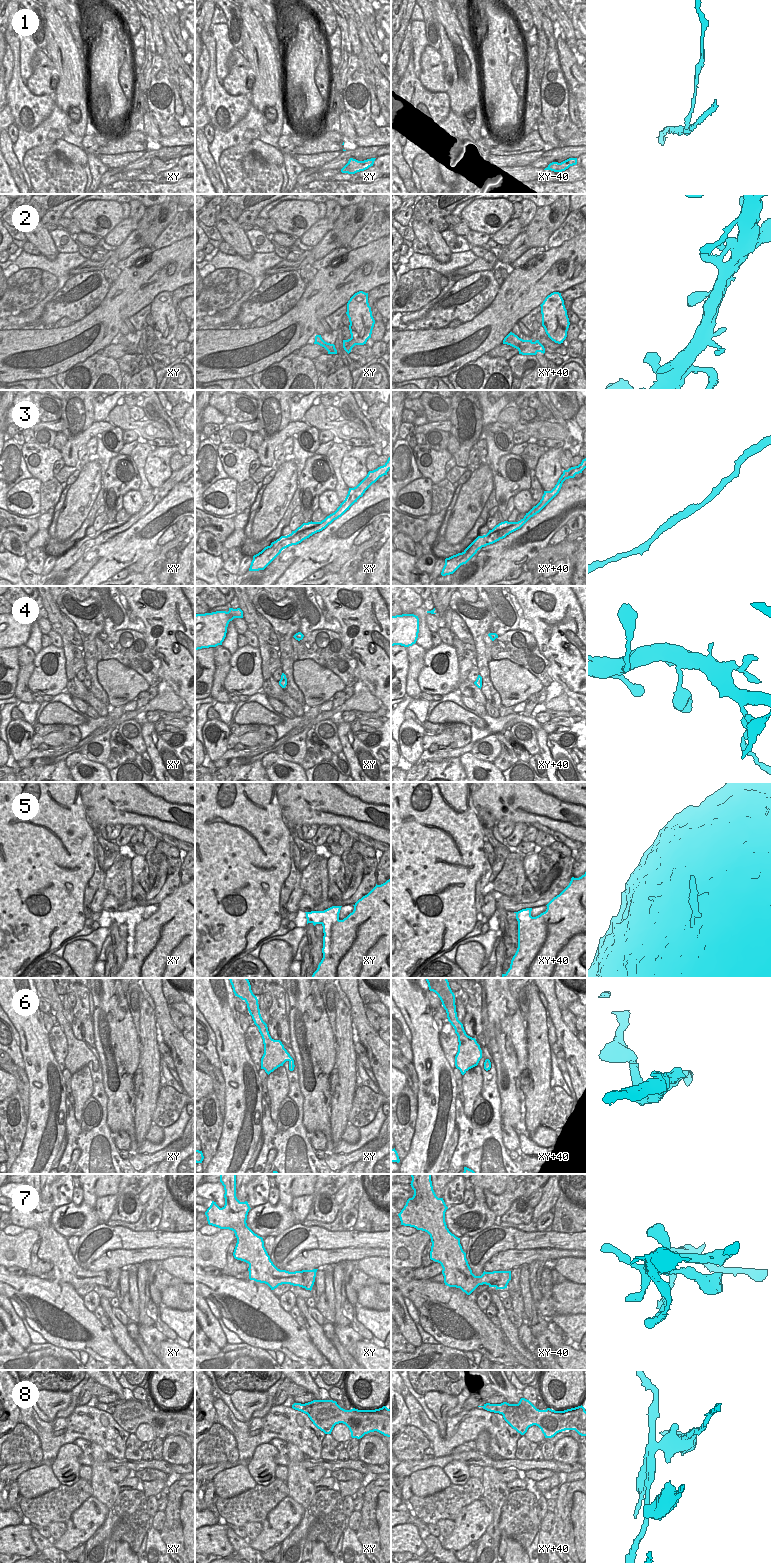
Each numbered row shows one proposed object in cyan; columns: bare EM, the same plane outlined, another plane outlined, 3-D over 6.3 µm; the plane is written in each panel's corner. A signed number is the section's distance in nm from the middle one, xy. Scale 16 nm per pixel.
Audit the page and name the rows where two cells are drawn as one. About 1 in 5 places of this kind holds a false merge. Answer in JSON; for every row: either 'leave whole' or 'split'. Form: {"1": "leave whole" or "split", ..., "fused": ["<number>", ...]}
{"1": "split", "2": "leave whole", "3": "leave whole", "4": "leave whole", "5": "leave whole", "6": "leave whole", "7": "leave whole", "8": "split", "fused": ["1", "8"]}

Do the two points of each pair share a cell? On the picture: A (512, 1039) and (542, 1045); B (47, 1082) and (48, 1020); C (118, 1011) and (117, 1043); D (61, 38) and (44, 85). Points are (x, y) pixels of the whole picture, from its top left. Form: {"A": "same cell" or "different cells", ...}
{"A": "different cells", "B": "different cells", "C": "same cell", "D": "different cells"}

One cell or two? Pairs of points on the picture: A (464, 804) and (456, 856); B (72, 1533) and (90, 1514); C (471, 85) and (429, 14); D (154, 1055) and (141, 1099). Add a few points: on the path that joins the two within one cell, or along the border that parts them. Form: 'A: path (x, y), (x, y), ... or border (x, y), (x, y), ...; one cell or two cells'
A: path (463, 818), (463, 848); one cell
B: path (77, 1530), (87, 1519); one cell
C: border (434, 10), (437, 16), (439, 36), (438, 51); two cells
D: path (151, 1066), (150, 1088); one cell

